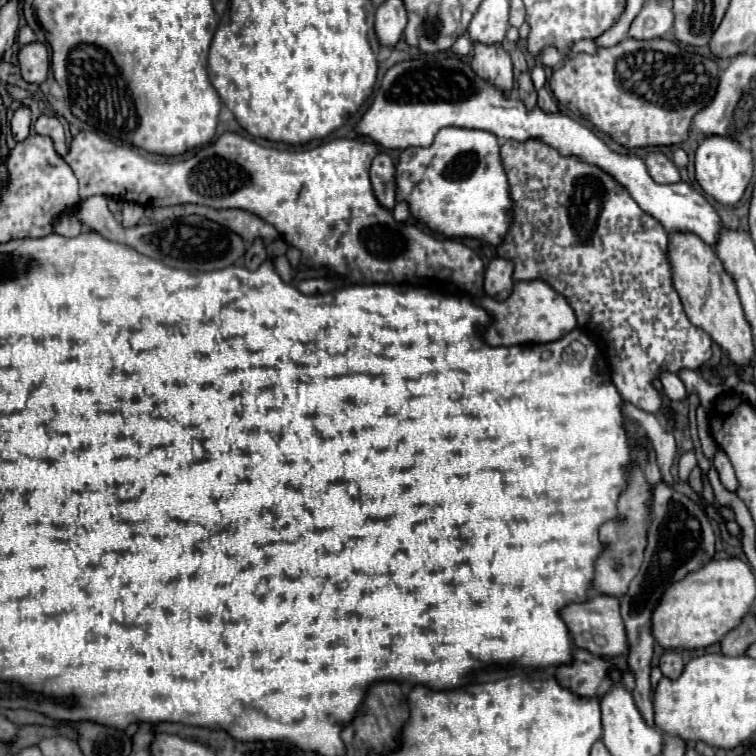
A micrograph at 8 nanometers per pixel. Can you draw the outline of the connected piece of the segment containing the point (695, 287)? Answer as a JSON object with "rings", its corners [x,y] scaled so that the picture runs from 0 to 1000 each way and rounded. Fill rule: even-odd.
{"rings":[[[884,307],[884,347],[889,357],[889,378],[897,386],[913,426],[939,442],[939,447],[952,455],[952,460],[976,484],[989,481],[997,474],[995,437],[984,423],[979,394],[974,389],[974,376],[952,352],[944,328],[929,320],[921,310]]]}

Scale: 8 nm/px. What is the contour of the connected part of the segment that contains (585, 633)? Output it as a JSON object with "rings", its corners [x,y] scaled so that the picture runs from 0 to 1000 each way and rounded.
{"rings":[[[783,783],[778,796],[749,802],[743,807],[743,817],[765,857],[772,857],[772,860],[799,868],[799,870],[815,870],[815,868],[831,865],[828,831],[825,831],[823,815],[820,815],[820,791],[804,788],[796,783]]]}

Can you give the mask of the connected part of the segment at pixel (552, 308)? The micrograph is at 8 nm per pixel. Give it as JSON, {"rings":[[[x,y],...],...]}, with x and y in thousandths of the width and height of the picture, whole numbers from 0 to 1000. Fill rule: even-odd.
{"rings":[[[717,370],[683,373],[677,389],[667,399],[656,399],[651,394],[635,397],[635,405],[646,410],[651,418],[651,429],[643,437],[640,447],[651,458],[683,458],[683,455],[720,455],[743,447],[746,442],[762,434],[762,415],[751,397],[738,389],[730,378]]]}

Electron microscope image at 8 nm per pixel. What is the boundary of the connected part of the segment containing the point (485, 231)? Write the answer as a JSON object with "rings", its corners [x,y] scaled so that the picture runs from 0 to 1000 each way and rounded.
{"rings":[[[593,167],[577,177],[577,185],[566,196],[537,196],[529,204],[529,217],[524,220],[526,265],[542,270],[545,286],[561,294],[569,304],[582,307],[595,315],[632,315],[651,325],[659,325],[677,294],[677,259],[669,228],[661,212],[659,183],[640,172],[619,172]]]}

